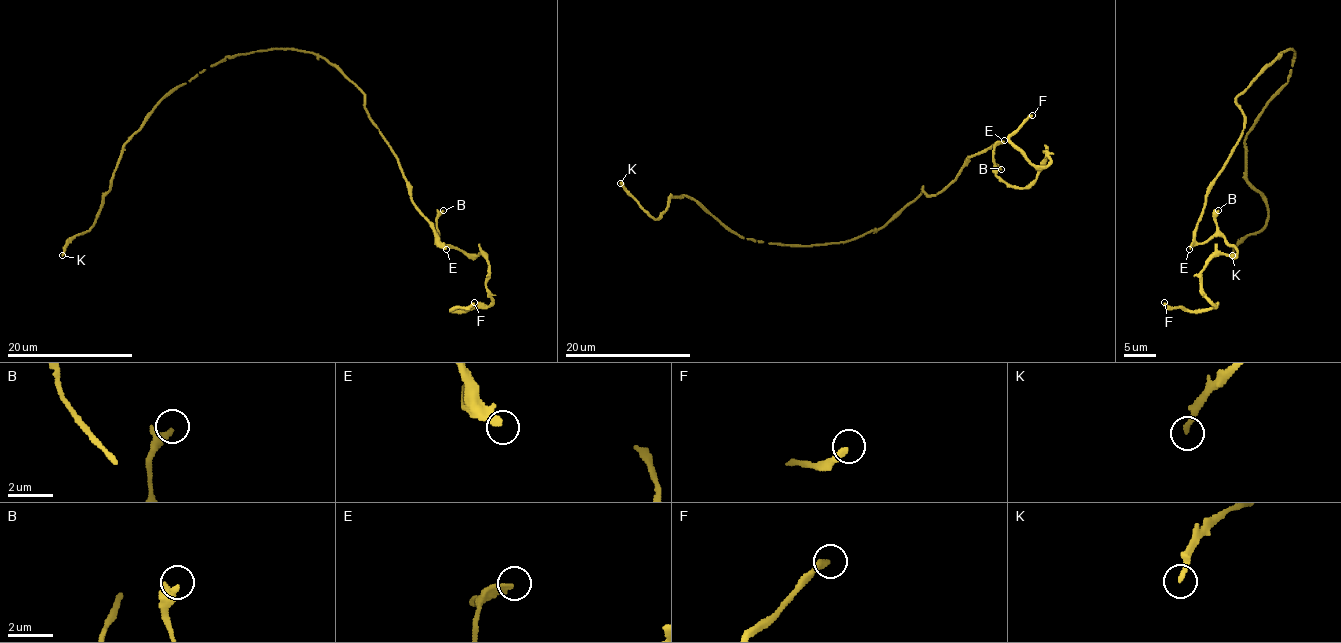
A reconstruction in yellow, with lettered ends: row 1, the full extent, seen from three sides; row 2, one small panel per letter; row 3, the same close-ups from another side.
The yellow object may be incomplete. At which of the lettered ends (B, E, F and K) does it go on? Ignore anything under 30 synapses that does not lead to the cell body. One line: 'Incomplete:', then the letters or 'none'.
Incomplete: F

